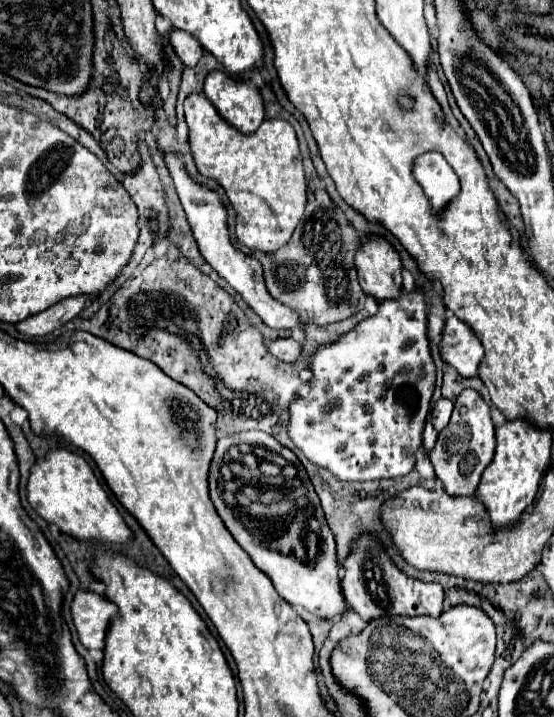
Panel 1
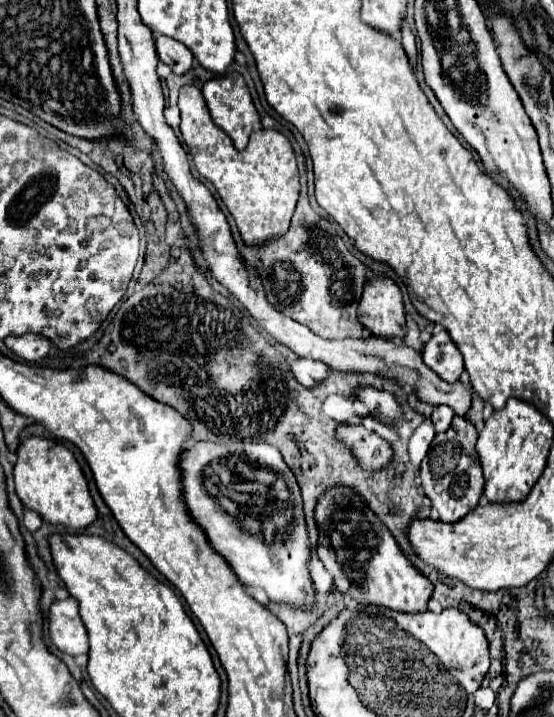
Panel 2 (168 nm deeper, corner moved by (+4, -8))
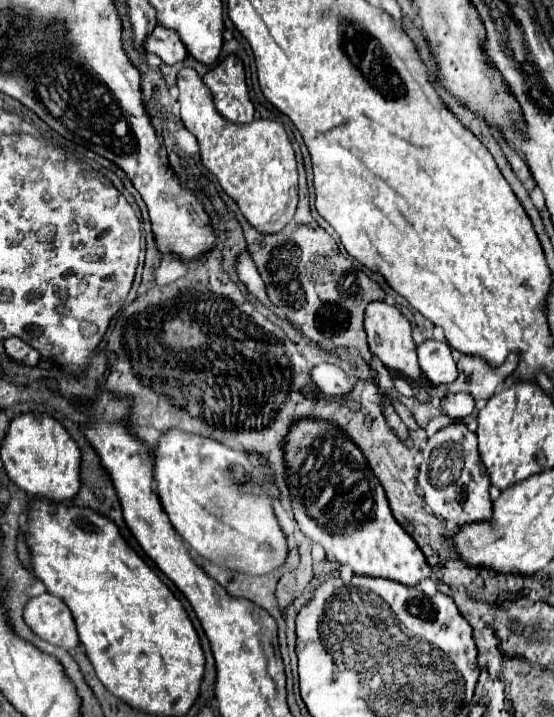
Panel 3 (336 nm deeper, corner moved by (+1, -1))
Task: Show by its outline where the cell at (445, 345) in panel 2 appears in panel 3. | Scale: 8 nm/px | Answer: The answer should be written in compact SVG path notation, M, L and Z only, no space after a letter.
M424 341L418 347L418 363L430 385L450 385L458 377L456 361L446 341Z

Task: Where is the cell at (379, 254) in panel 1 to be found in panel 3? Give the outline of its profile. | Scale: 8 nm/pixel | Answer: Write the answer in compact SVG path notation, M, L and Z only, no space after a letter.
M370 303L366 309L366 319L364 327L368 333L368 347L374 357L380 359L380 363L394 373L396 377L404 377L410 383L418 383L422 379L422 371L418 367L416 359L416 345L412 341L412 329L408 319L392 305L388 303Z

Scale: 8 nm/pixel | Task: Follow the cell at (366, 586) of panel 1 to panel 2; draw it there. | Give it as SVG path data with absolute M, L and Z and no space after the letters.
M335 488L319 498L315 518L319 524L319 558L333 576L333 588L355 602L369 602L389 610L419 614L427 610L433 584L403 556L389 530L349 488Z

